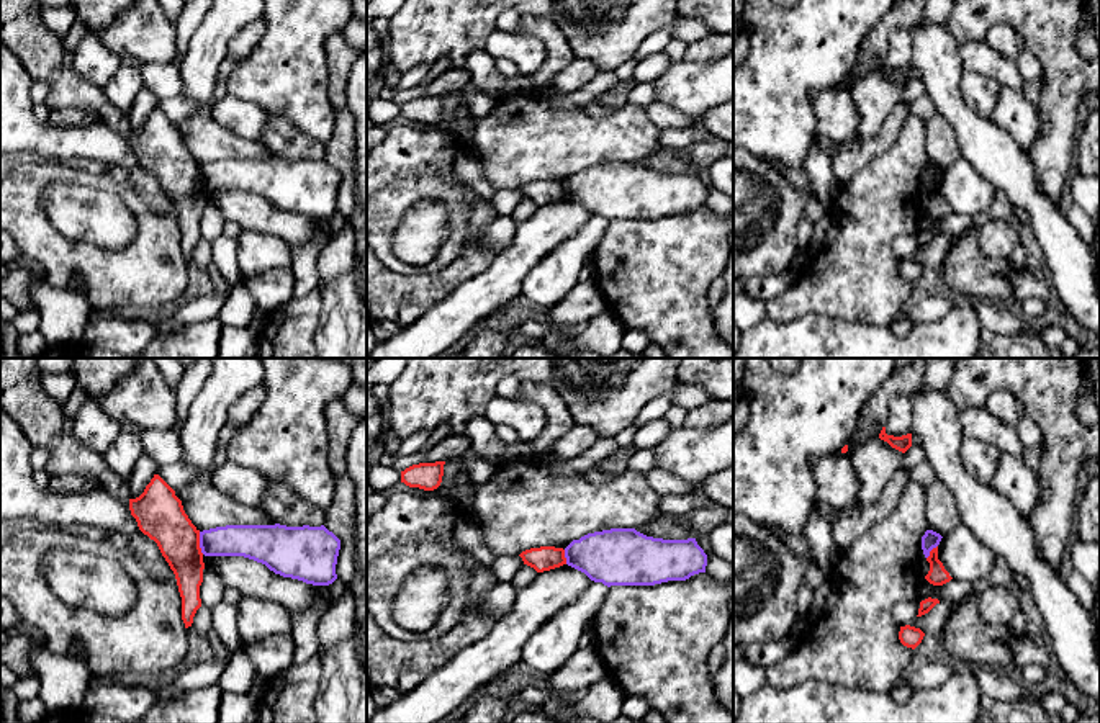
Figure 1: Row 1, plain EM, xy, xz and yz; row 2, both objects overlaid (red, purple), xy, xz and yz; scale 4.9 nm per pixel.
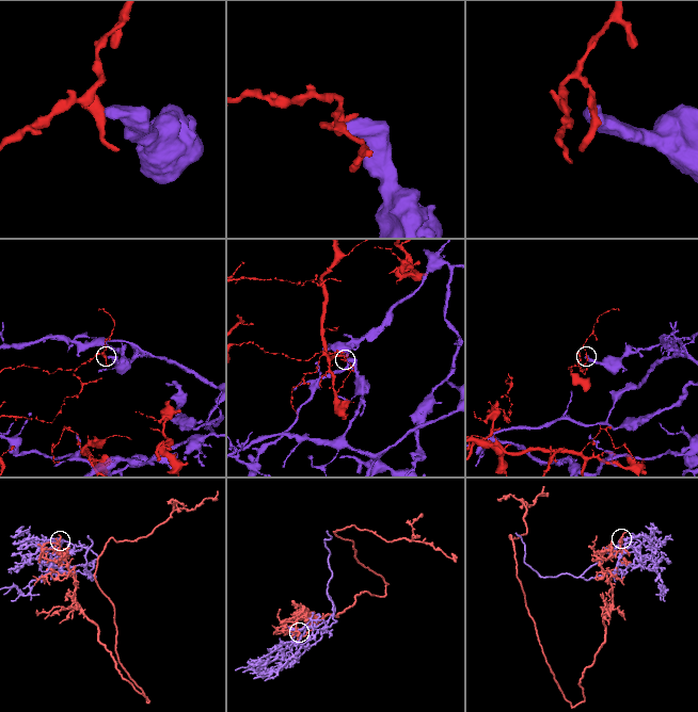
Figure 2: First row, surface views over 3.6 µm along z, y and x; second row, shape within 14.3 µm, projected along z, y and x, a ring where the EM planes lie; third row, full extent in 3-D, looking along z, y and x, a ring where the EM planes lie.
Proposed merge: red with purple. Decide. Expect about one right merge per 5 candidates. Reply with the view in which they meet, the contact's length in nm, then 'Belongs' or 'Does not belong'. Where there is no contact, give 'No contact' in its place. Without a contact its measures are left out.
Touches red in xy. Shared border 110 nm. Does not belong

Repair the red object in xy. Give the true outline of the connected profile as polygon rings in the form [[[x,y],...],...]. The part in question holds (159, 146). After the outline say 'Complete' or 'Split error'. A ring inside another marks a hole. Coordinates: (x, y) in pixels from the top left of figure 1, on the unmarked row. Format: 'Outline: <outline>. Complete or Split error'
Outline: [[[154,108],[139,131],[129,132],[129,144],[139,164],[157,177],[174,204],[182,231],[182,254],[185,262],[192,260],[201,240],[200,219],[205,203],[200,164],[185,147],[175,124],[159,108]]]. Complete

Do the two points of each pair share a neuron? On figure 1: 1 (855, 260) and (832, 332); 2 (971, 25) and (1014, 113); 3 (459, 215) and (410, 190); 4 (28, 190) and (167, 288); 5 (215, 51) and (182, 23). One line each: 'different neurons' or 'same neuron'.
1: different neurons
2: different neurons
3: same neuron
4: same neuron
5: different neurons

